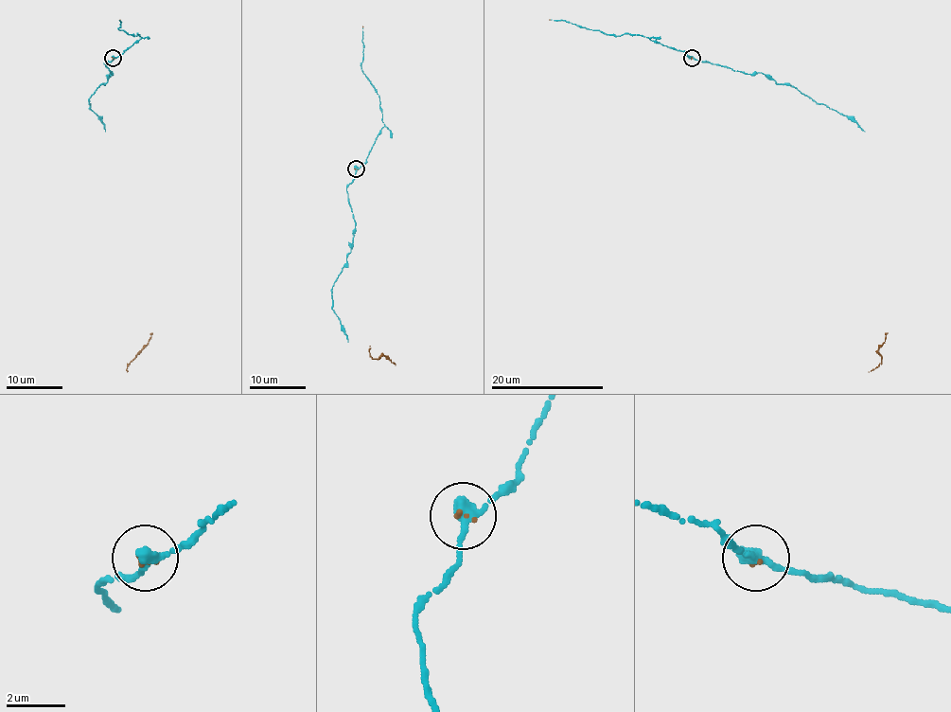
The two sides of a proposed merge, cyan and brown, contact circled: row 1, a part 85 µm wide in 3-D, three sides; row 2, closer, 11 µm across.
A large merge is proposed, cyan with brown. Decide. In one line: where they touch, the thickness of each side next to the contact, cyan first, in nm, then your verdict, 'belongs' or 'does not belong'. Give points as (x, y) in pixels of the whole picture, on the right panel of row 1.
place (692, 58); calibres 340 and 130 nm; belongs

